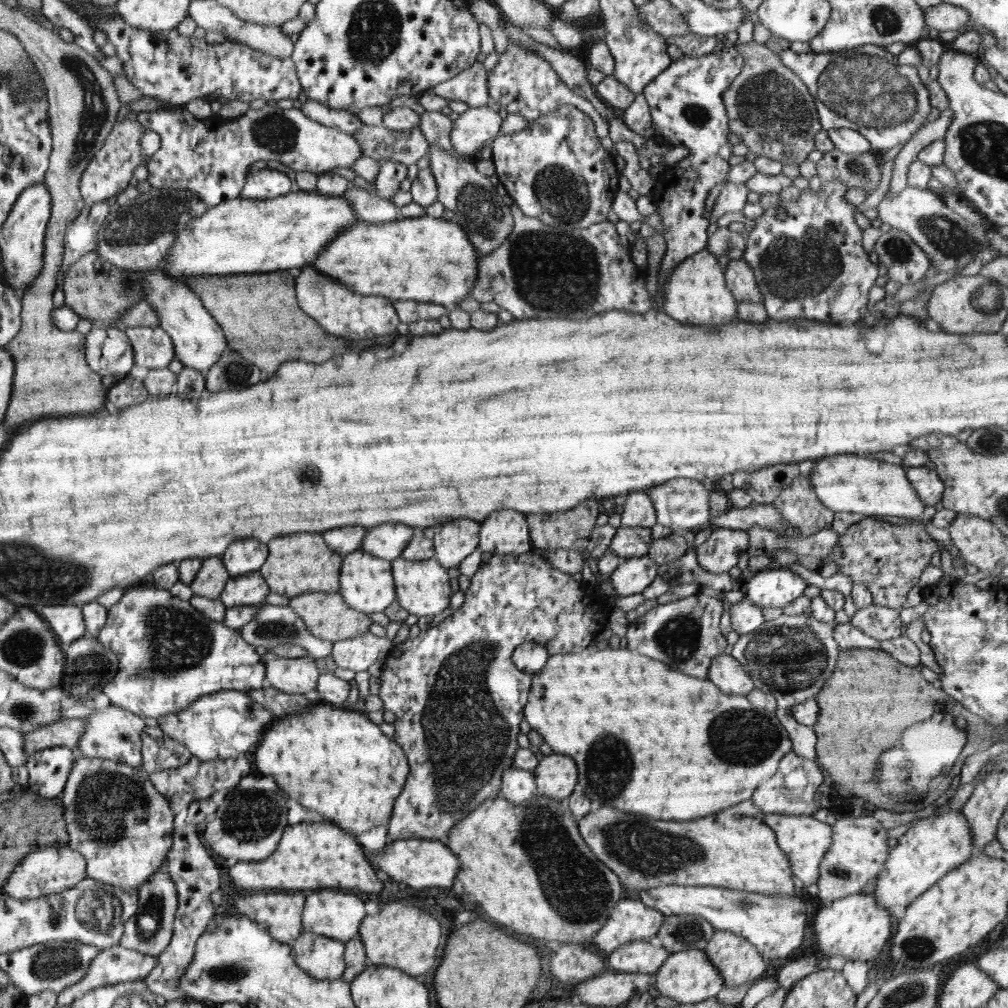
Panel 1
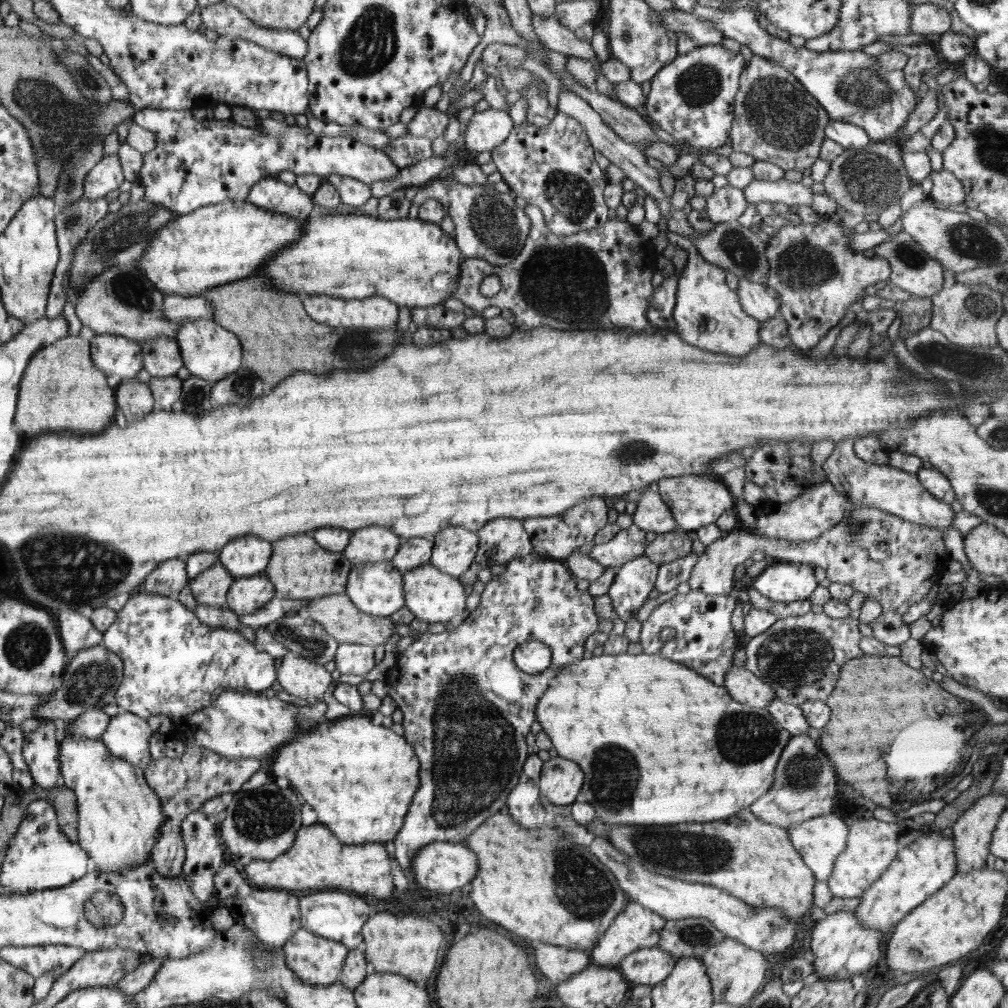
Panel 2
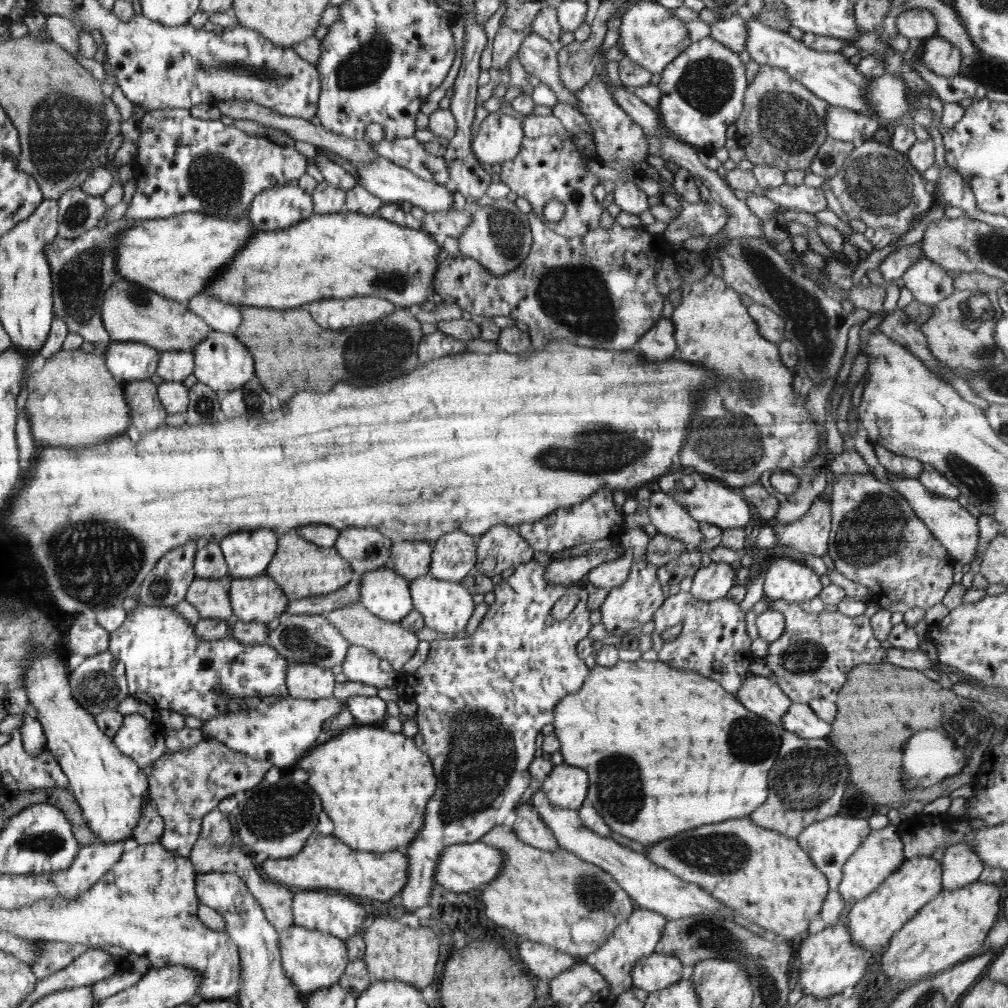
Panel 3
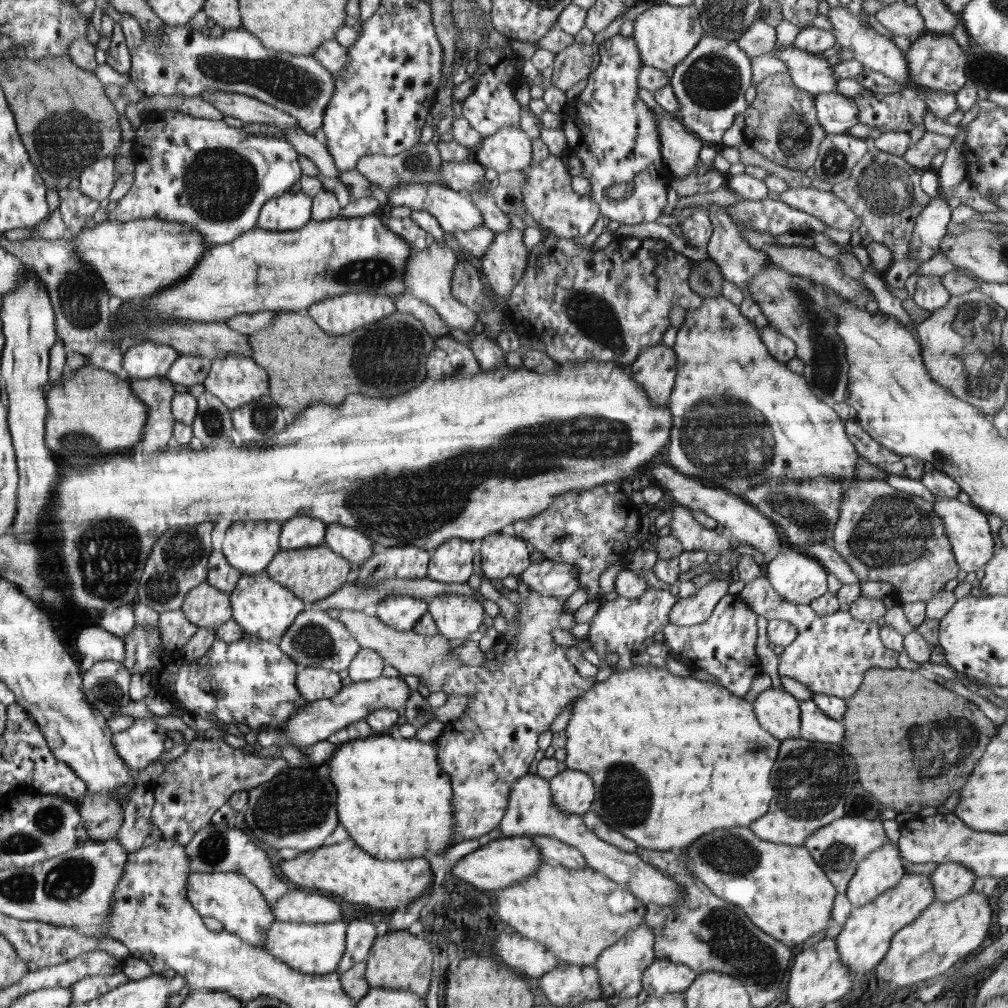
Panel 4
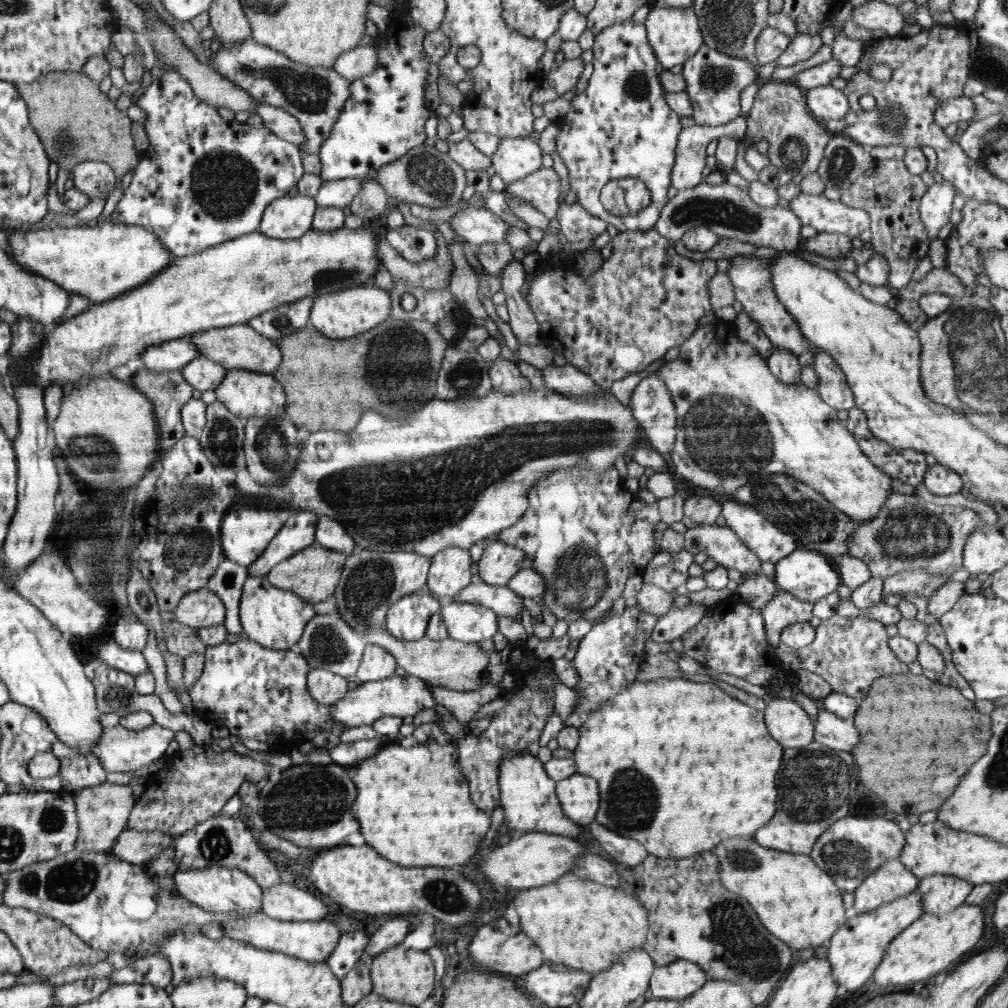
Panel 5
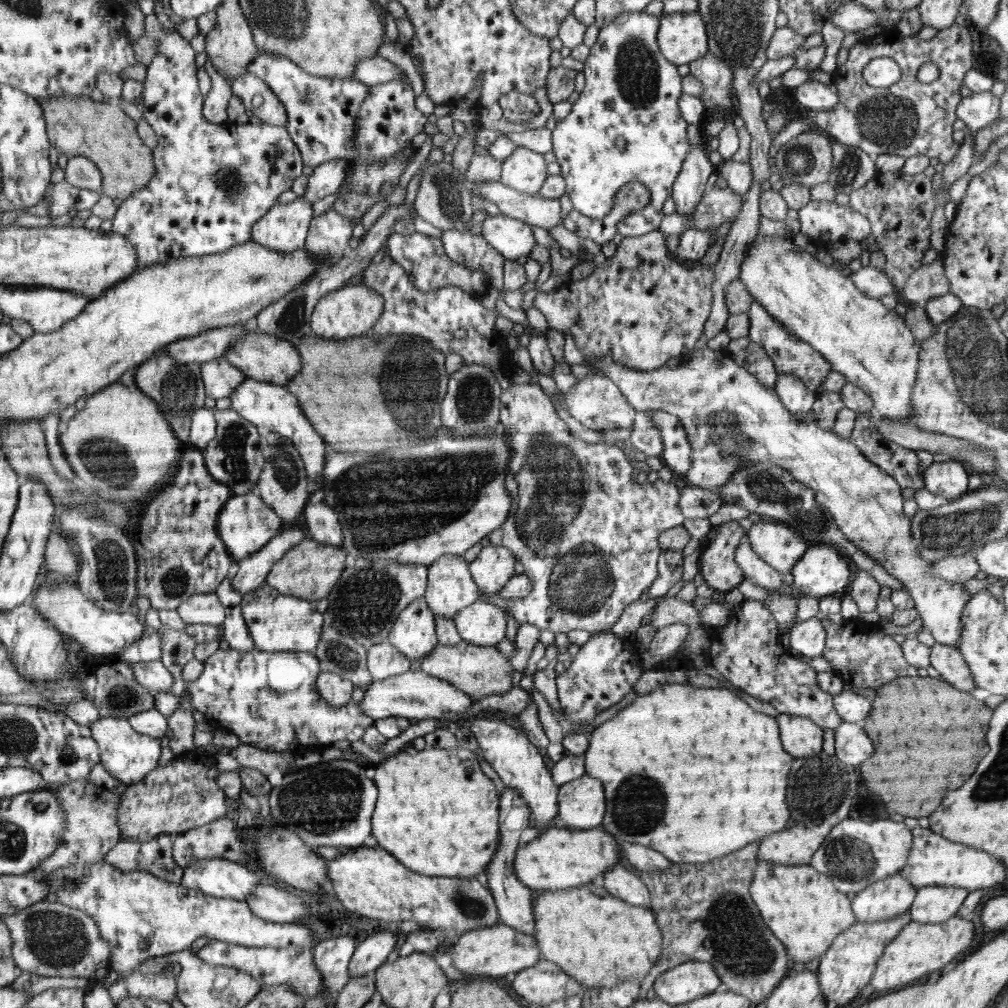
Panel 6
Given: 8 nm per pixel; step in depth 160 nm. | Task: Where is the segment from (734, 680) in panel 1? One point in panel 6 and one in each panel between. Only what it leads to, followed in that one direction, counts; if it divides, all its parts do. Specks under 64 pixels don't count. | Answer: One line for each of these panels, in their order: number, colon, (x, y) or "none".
2: (743, 686)
3: (759, 694)
4: (777, 711)
5: (786, 721)
6: (801, 737)

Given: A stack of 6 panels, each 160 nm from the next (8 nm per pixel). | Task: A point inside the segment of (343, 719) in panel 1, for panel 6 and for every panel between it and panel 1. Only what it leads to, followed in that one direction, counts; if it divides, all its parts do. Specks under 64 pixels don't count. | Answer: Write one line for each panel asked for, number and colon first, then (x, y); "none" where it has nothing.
2: (360, 777)
3: (375, 784)
4: (393, 798)
5: (413, 805)
6: (437, 813)

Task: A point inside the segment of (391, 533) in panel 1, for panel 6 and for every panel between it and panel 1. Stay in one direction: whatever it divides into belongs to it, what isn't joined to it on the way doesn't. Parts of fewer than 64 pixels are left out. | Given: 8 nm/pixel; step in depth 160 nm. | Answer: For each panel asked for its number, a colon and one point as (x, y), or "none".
2: (369, 545)
3: (364, 549)
4: (353, 545)
5: (331, 535)
6: (321, 522)

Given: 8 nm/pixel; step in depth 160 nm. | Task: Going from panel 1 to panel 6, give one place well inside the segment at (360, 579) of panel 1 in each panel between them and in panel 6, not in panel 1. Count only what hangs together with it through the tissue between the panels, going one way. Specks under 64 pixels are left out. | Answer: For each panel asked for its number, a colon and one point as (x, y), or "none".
2: (376, 588)
3: (383, 592)
4: (401, 612)
5: (407, 619)
6: (413, 634)

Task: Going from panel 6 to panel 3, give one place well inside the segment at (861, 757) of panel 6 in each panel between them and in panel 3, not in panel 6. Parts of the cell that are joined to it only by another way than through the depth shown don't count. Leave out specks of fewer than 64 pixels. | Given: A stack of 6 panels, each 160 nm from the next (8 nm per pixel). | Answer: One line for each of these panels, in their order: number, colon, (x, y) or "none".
3: (800, 719)
4: (814, 725)
5: (837, 733)

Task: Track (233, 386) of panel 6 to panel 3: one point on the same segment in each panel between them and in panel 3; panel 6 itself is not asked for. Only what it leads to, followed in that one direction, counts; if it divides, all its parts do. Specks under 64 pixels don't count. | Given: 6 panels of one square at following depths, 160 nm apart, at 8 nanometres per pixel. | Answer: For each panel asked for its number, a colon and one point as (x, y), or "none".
3: (174, 366)
4: (188, 370)
5: (204, 374)

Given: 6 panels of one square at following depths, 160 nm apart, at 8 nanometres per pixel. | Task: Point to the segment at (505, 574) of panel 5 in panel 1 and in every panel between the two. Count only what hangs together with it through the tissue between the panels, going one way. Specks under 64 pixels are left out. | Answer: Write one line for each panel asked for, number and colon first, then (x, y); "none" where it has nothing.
1: (506, 532)
2: (500, 540)
3: (501, 548)
4: (502, 556)

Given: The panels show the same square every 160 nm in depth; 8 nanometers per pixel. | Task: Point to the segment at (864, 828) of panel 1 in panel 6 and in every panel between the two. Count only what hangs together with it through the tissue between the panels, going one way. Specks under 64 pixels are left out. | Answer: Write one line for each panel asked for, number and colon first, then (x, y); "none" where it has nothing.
2: (871, 845)
3: (881, 853)
4: (881, 869)
5: (891, 880)
6: (884, 899)

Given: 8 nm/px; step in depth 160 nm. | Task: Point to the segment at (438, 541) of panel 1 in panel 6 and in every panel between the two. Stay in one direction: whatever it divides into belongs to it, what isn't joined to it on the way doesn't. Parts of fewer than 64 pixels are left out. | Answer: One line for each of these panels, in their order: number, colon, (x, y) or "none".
2: (454, 548)
3: (454, 554)
4: (451, 562)
5: (450, 572)
6: (450, 587)

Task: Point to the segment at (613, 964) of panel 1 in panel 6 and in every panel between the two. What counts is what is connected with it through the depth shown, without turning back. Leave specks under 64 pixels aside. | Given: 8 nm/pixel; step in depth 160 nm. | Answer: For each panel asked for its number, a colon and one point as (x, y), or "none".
2: (651, 965)
3: (656, 971)
4: (663, 976)
5: (676, 981)
6: (689, 981)

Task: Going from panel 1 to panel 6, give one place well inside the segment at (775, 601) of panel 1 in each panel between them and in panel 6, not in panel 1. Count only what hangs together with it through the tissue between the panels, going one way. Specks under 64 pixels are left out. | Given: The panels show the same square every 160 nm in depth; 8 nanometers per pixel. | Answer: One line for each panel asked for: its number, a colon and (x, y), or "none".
2: (781, 581)
3: (787, 579)
4: (800, 580)
5: (806, 575)
6: (821, 571)

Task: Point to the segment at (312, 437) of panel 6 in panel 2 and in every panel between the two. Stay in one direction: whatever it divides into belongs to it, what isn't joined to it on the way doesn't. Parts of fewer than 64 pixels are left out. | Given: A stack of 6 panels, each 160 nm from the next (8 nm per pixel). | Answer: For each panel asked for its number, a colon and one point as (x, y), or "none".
2: (211, 352)
3: (224, 363)
4: (236, 380)
5: (244, 393)

